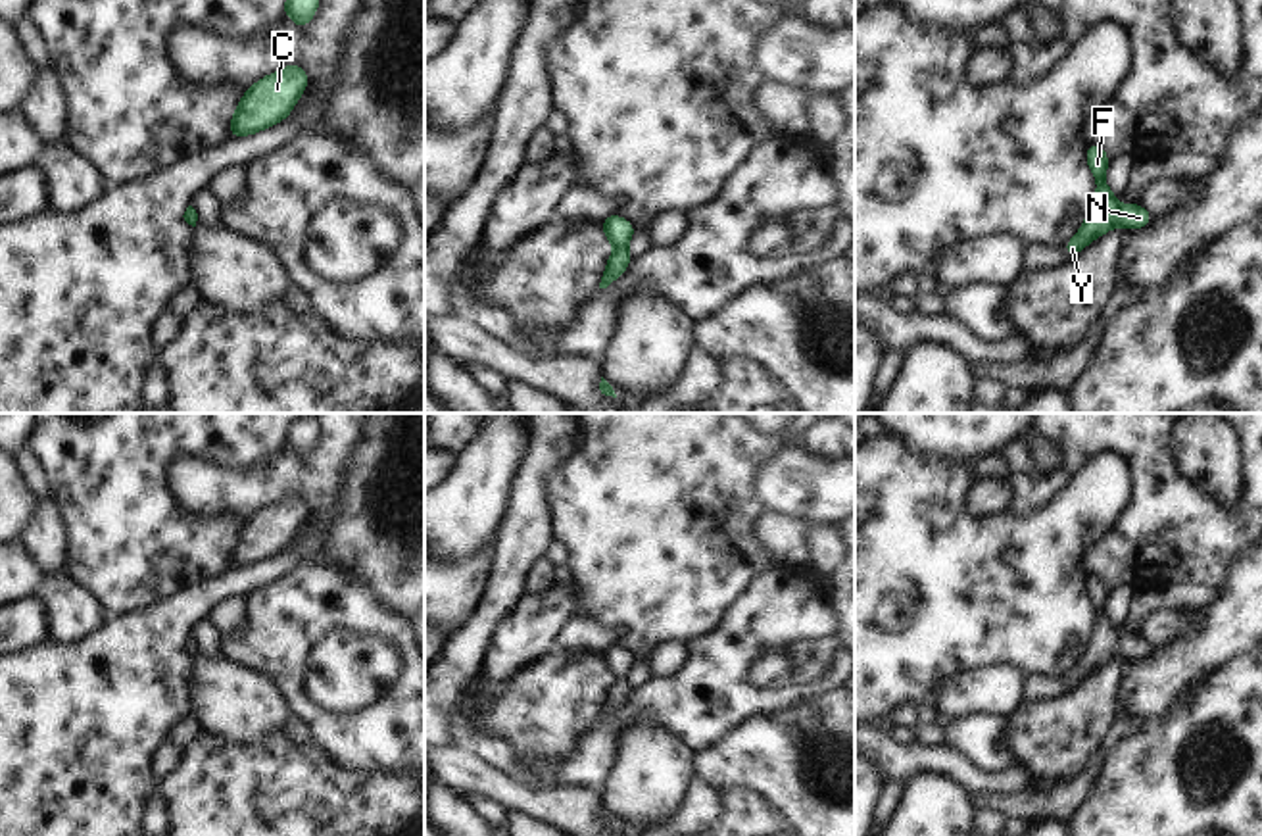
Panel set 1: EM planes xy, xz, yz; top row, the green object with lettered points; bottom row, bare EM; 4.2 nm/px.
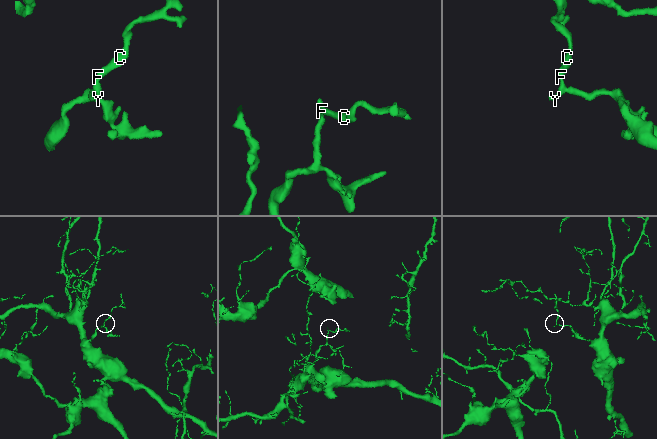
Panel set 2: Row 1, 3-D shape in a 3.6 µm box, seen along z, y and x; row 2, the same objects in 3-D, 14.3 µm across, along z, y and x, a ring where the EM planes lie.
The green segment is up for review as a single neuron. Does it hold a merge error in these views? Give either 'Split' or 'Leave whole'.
Leave whole.

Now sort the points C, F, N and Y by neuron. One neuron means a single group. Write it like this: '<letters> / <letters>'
C F N Y

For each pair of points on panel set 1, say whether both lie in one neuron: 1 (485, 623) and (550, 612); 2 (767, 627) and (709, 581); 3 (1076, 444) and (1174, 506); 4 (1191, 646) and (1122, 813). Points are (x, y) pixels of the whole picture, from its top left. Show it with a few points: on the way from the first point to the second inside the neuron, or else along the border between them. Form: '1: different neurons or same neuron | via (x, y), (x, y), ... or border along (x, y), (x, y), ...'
1: different neurons | border along (523, 594), (492, 635), (483, 660)
2: different neurons | border along (767, 569), (752, 579), (748, 589), (705, 635)
3: same neuron | via (1103, 442), (1120, 442), (1153, 475), (1153, 483)
4: different neurons | border along (1166, 713), (1145, 721)

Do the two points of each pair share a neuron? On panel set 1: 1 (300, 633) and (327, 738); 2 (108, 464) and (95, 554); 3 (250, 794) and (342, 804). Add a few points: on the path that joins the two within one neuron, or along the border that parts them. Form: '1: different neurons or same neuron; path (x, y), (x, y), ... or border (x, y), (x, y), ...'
1: same neuron; path (292, 660), (292, 690), (310, 712)
2: same neuron; path (108, 487), (108, 531)
3: same neuron; path (273, 804), (319, 804)

